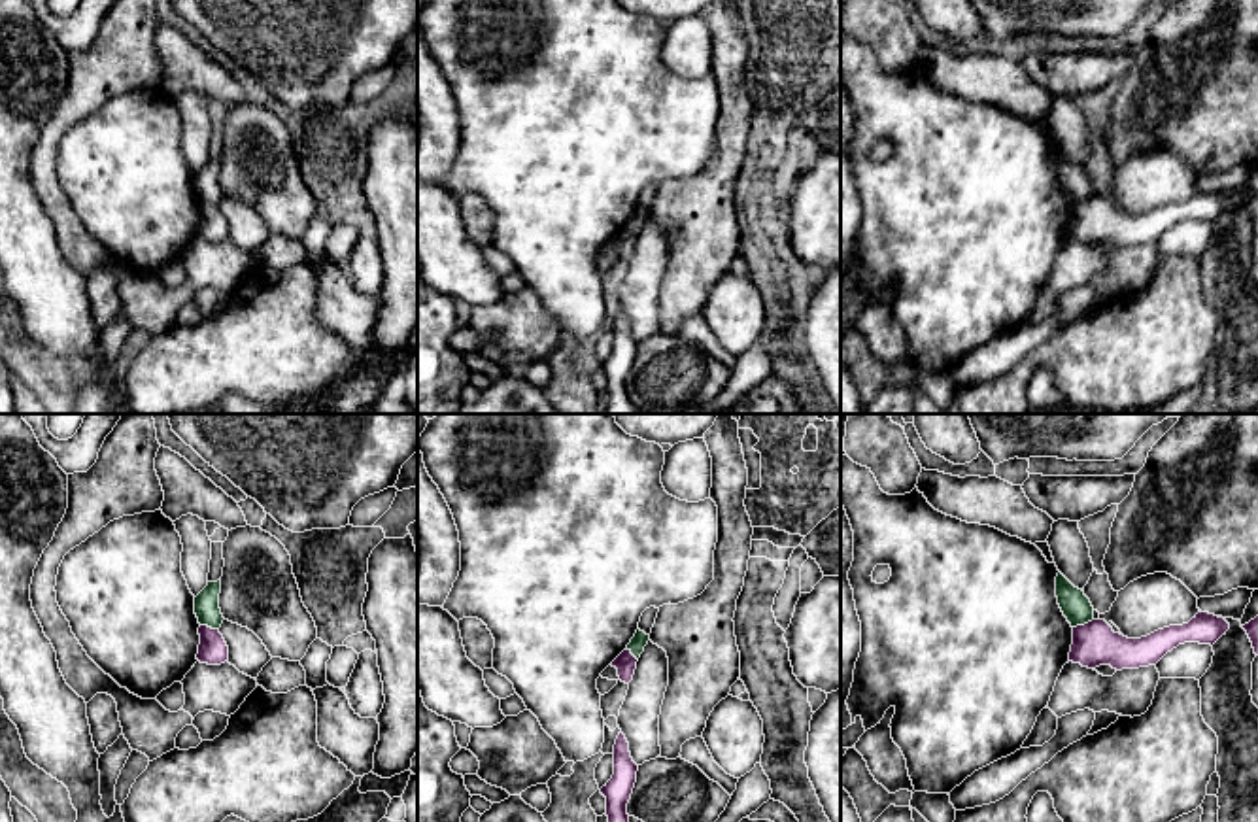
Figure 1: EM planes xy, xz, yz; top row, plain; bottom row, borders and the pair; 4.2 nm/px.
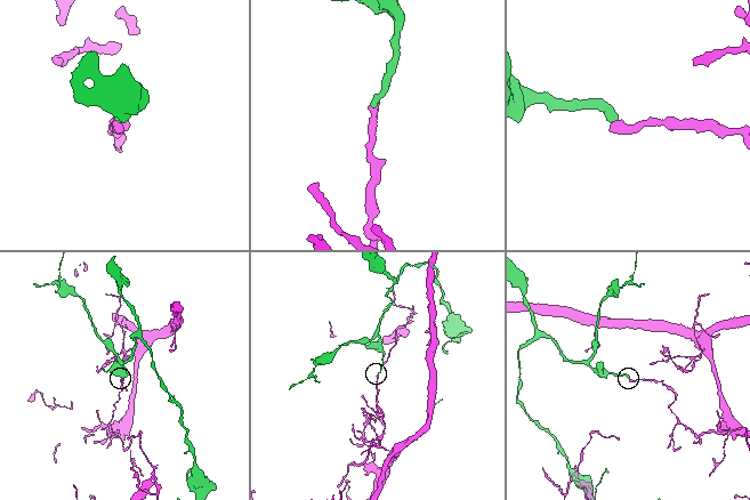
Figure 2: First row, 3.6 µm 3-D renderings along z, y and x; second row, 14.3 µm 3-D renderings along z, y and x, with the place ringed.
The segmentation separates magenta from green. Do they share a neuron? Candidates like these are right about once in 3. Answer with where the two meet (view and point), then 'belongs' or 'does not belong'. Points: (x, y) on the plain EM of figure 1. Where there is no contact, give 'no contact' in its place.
contact yz (1085, 201); does not belong

